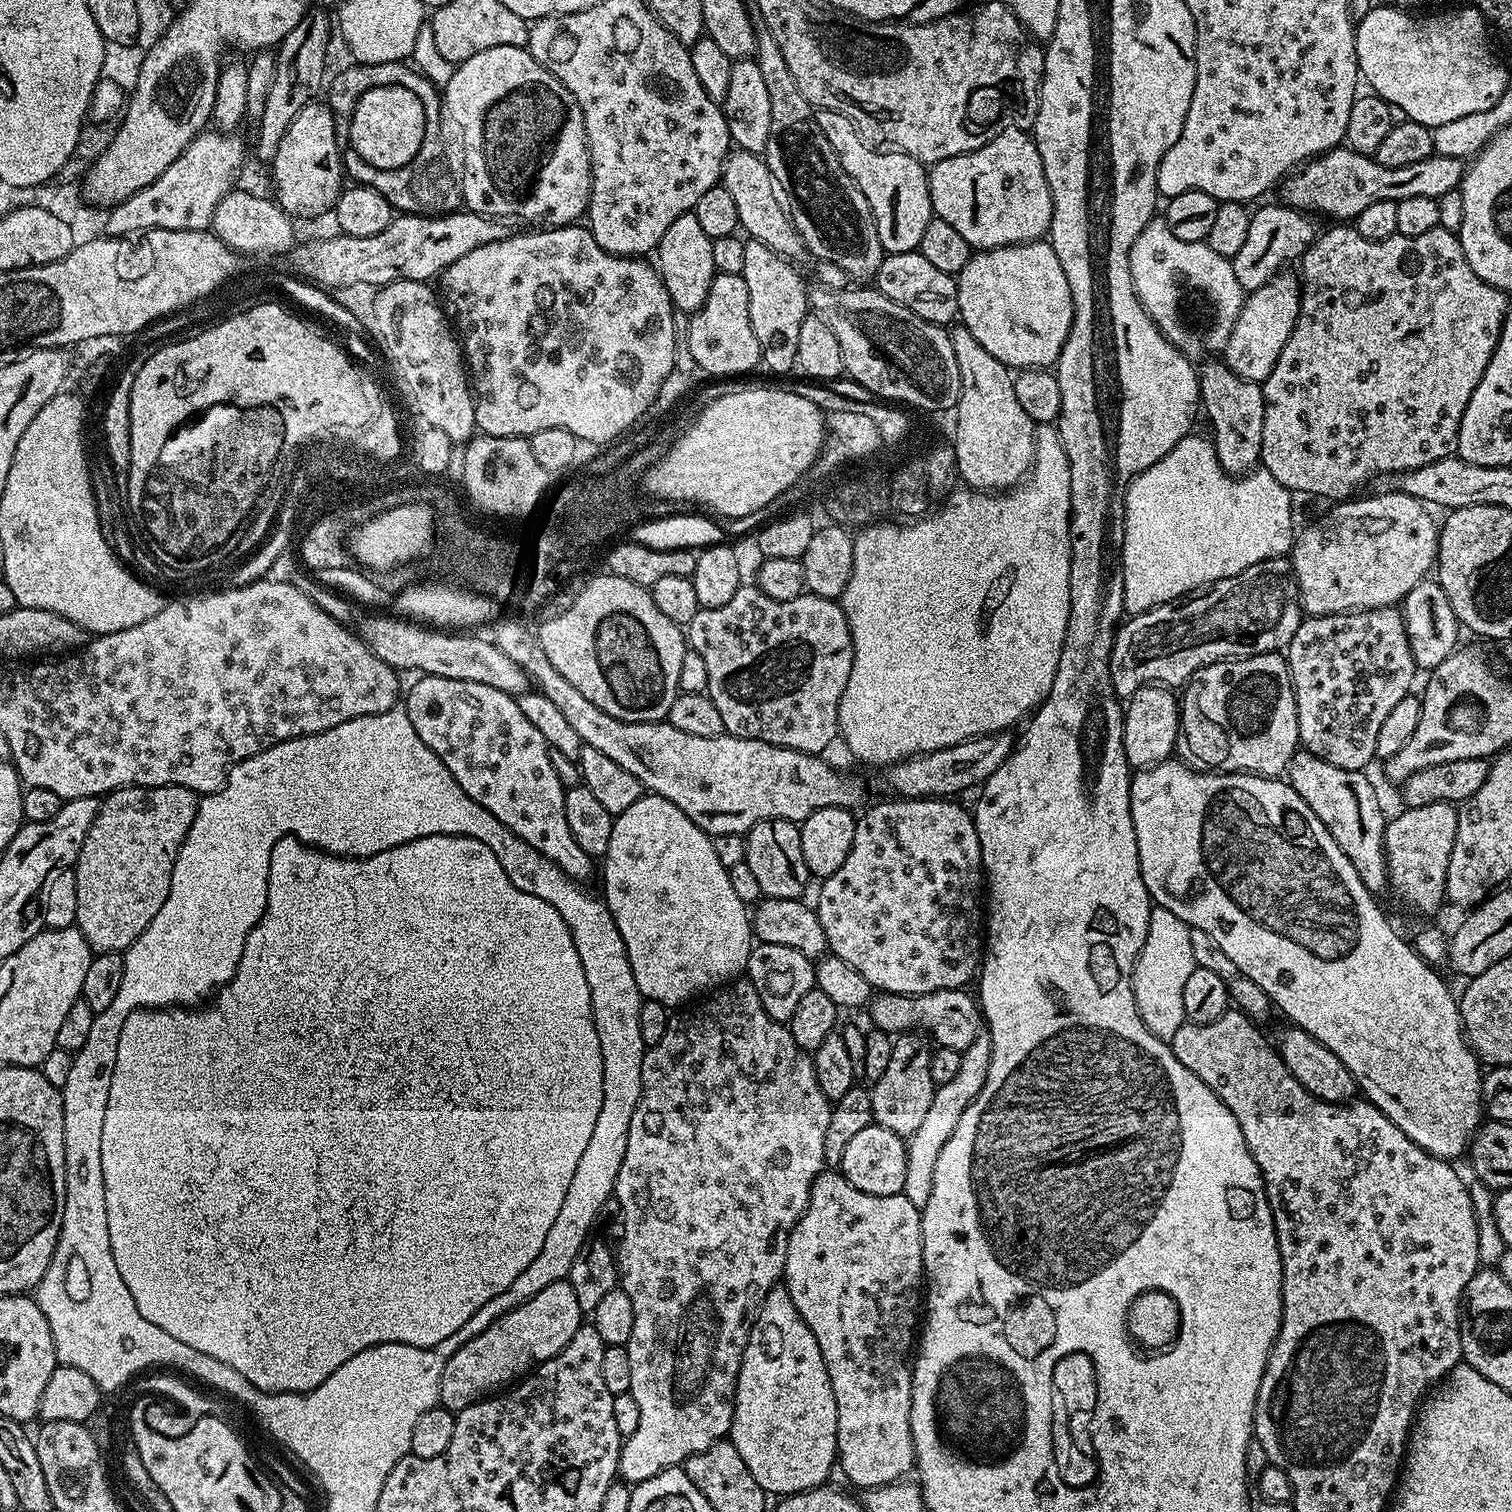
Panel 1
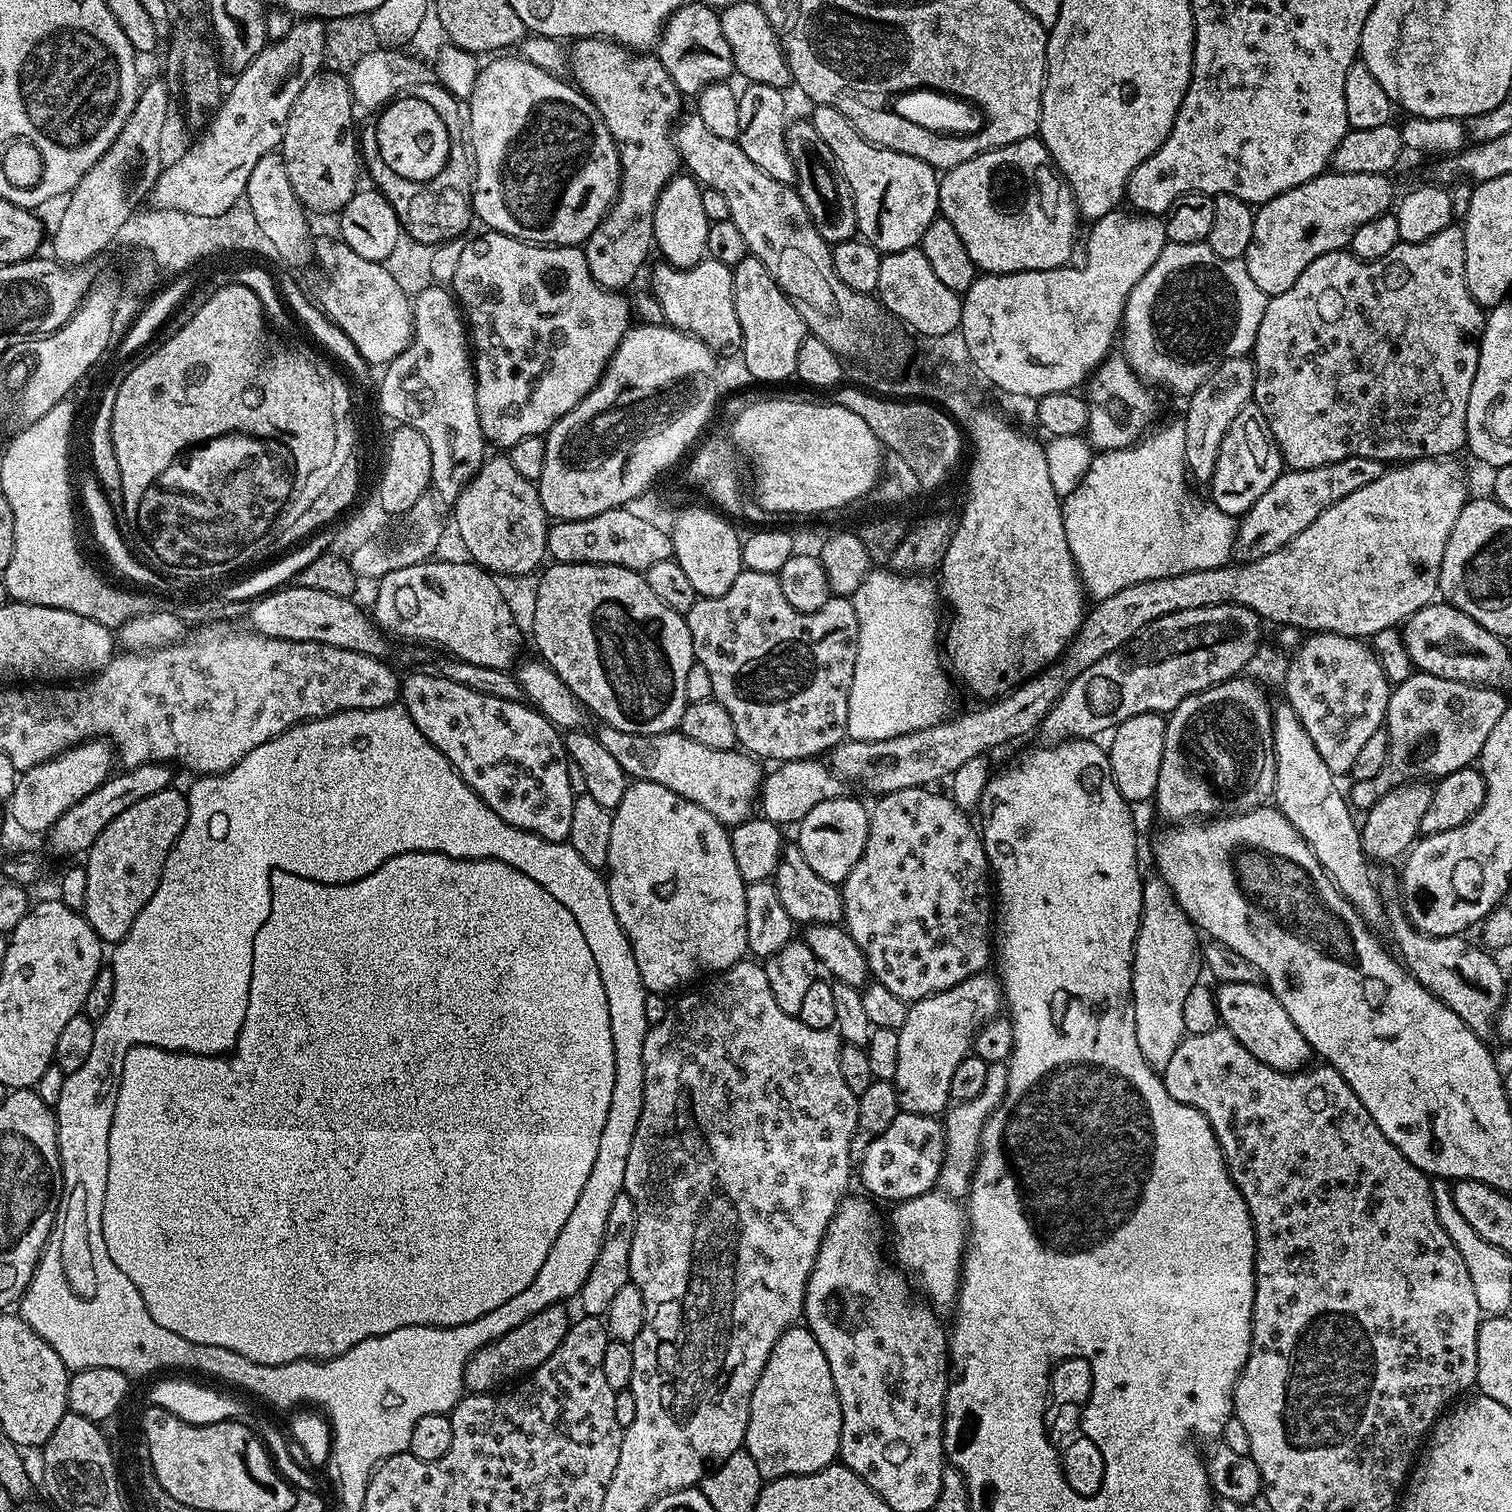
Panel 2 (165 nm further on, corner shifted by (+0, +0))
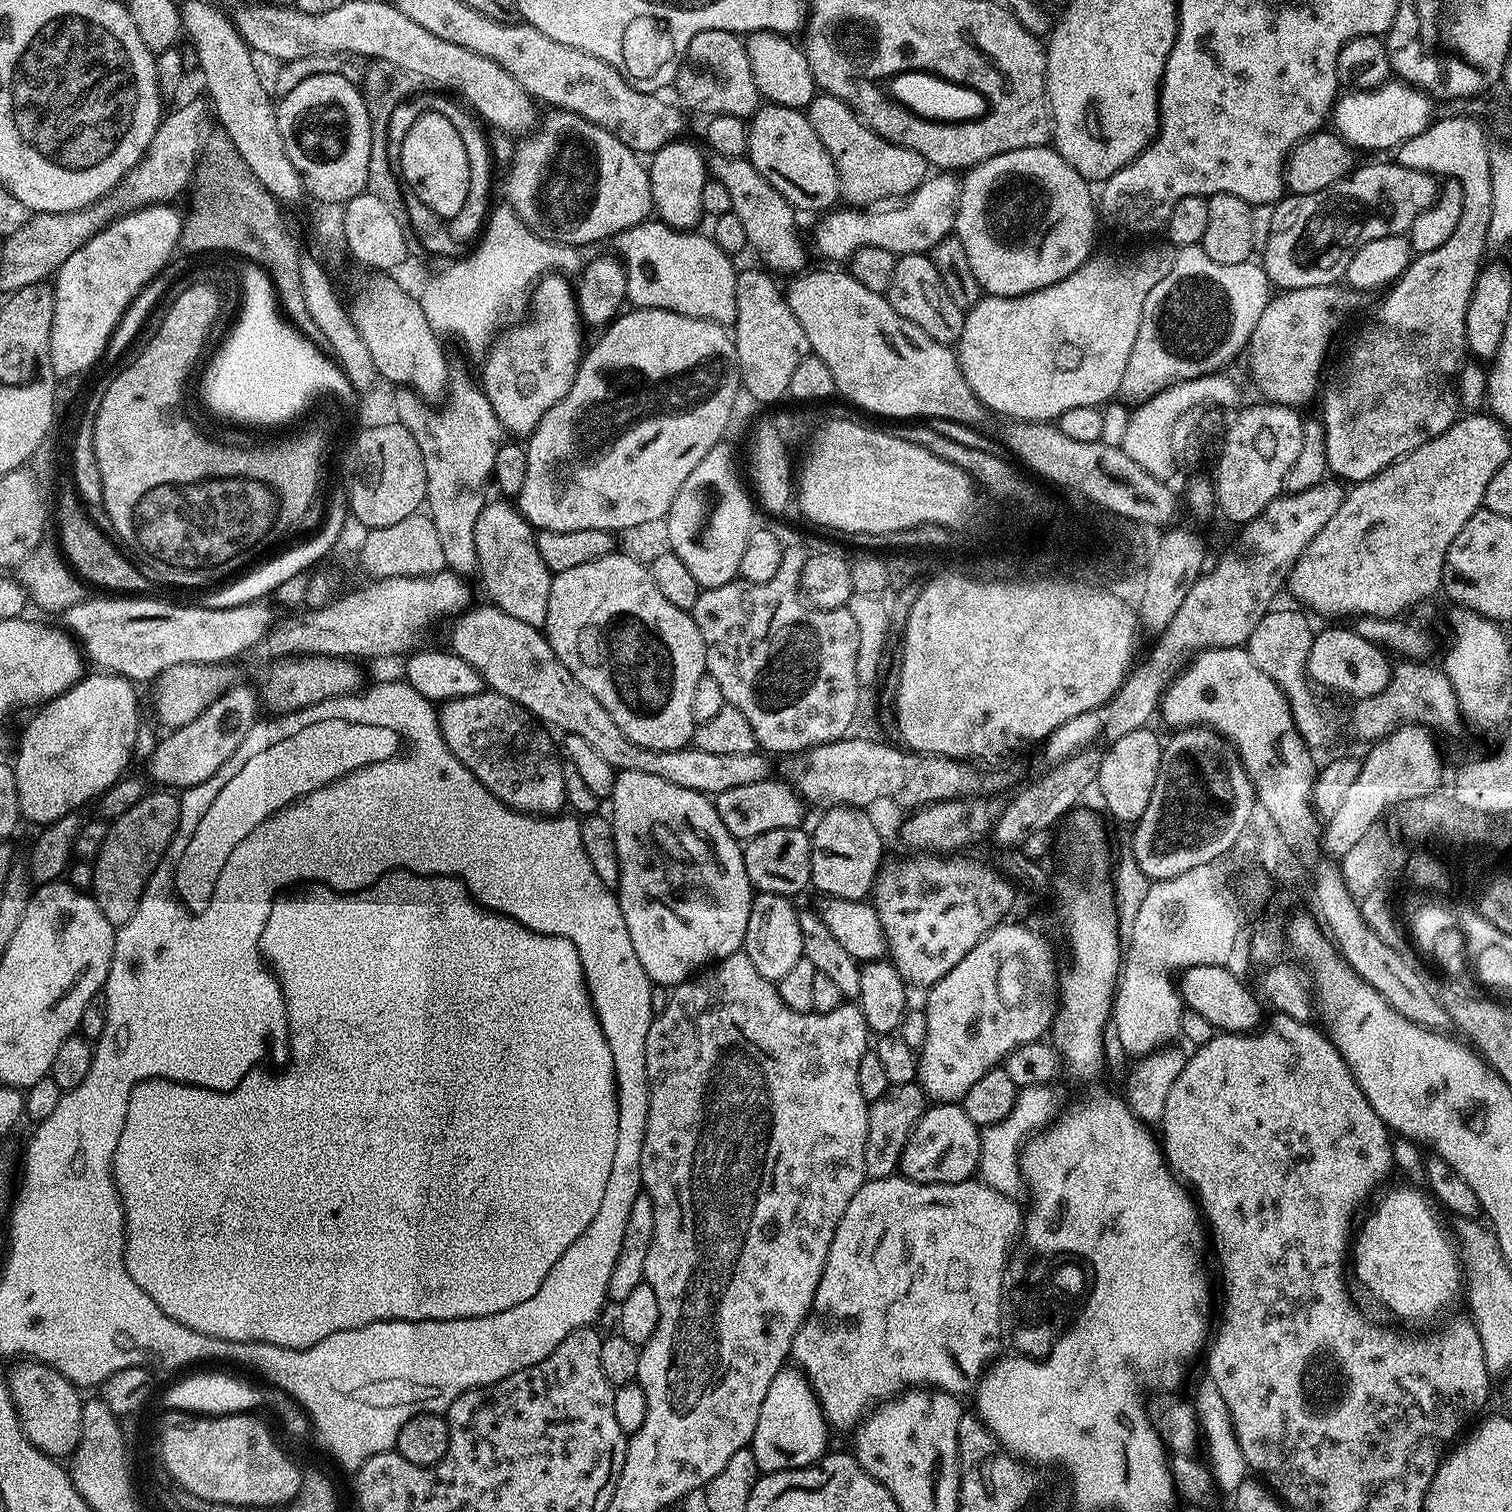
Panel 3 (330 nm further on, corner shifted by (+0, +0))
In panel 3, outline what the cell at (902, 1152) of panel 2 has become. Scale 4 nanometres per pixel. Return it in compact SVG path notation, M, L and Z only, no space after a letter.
M933 1103L914 1126L902 1150L899 1175L923 1184L957 1184L973 1179L980 1166L980 1133L959 1103Z

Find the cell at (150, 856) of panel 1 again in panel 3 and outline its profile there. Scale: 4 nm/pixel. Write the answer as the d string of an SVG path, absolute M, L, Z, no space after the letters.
M152 790L136 805L131 806L130 810L126 810L124 814L109 823L106 840L92 864L92 887L90 889L91 895L96 897L102 914L106 914L106 922L114 926L130 922L134 910L138 910L138 902L146 890L148 879L152 876L160 859L166 854L166 850L172 845L179 821L180 796L172 790Z

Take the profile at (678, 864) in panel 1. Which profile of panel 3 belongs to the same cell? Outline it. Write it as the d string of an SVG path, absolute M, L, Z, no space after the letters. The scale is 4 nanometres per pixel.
M622 772L614 782L611 804L610 819L620 867L618 899L622 918L626 918L634 954L638 954L638 962L642 962L642 970L646 970L653 985L671 990L717 960L741 951L754 889L748 881L741 845L722 826L715 803L703 792L673 786L663 778L654 778L654 774Z

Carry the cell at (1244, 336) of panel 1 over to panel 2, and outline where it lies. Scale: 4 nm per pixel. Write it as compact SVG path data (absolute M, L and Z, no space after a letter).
M1235 356L1229 360L1223 360L1194 390L1188 397L1188 413L1182 416L1185 426L1185 466L1187 475L1193 481L1211 481L1214 474L1214 462L1218 462L1218 450L1222 448L1222 438L1224 431L1238 418L1240 411L1249 407L1252 400L1252 391L1256 381L1256 365L1252 363L1248 356Z

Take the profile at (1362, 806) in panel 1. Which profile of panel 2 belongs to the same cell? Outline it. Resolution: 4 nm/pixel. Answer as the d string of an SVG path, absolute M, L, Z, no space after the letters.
M1381 879L1378 887L1380 898L1384 901L1386 928L1392 931L1392 940L1397 948L1395 951L1404 967L1419 984L1426 986L1426 990L1430 990L1441 1002L1450 1006L1450 1010L1454 1010L1454 1014L1458 1014L1458 1018L1462 1018L1462 1022L1466 1022L1466 1026L1470 1026L1474 1034L1482 1038L1488 1038L1488 1035L1491 1037L1496 1017L1500 1015L1500 1008L1504 1005L1506 987L1504 972L1500 969L1499 962L1492 957L1495 955L1479 943L1467 944L1463 935L1436 937L1420 932L1404 914L1398 899L1397 881Z

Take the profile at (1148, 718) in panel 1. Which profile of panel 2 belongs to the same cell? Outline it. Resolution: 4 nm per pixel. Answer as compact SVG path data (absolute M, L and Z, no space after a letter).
M1159 712L1134 714L1134 718L1126 718L1126 722L1116 725L1111 733L1112 745L1106 751L1110 770L1122 798L1129 805L1137 806L1143 800L1151 801L1158 786L1158 770L1162 770L1162 746L1166 746L1167 719Z

